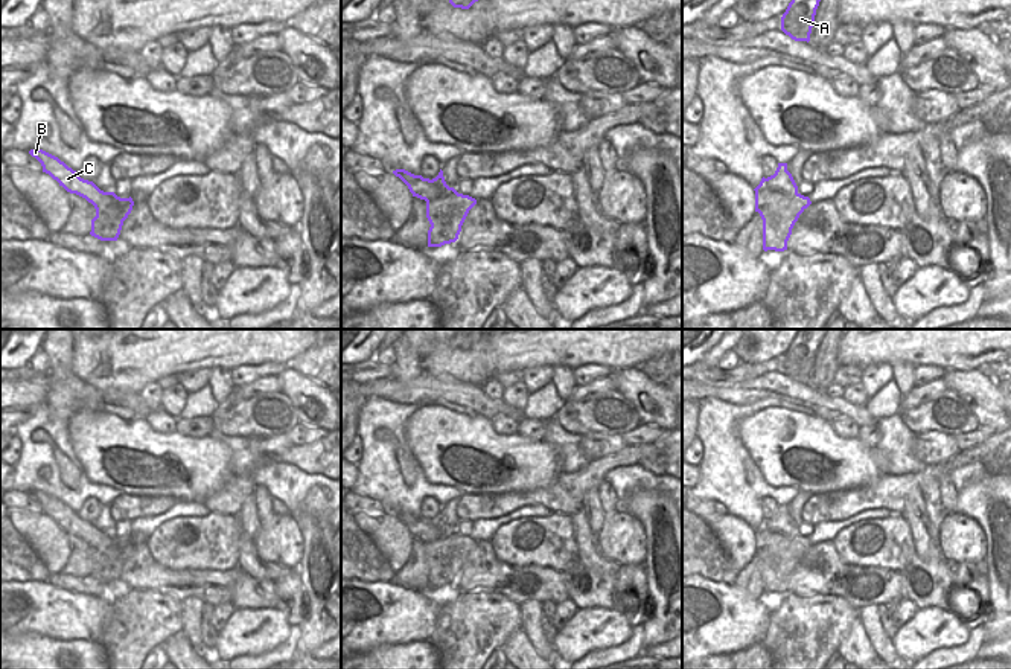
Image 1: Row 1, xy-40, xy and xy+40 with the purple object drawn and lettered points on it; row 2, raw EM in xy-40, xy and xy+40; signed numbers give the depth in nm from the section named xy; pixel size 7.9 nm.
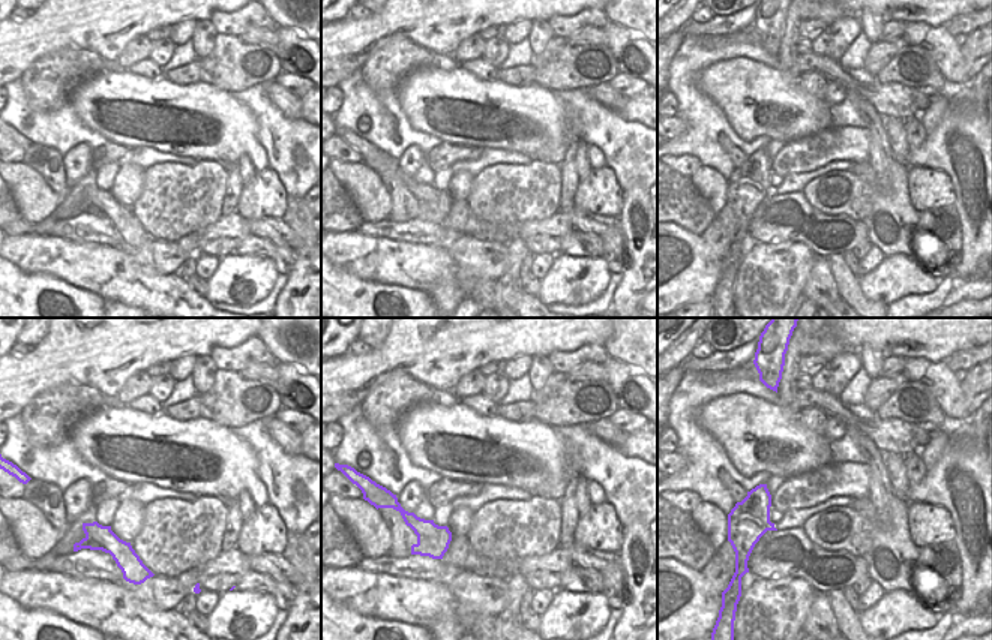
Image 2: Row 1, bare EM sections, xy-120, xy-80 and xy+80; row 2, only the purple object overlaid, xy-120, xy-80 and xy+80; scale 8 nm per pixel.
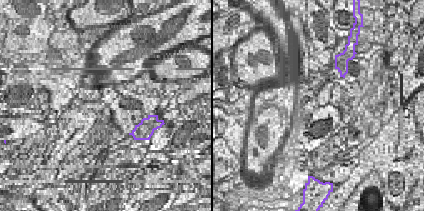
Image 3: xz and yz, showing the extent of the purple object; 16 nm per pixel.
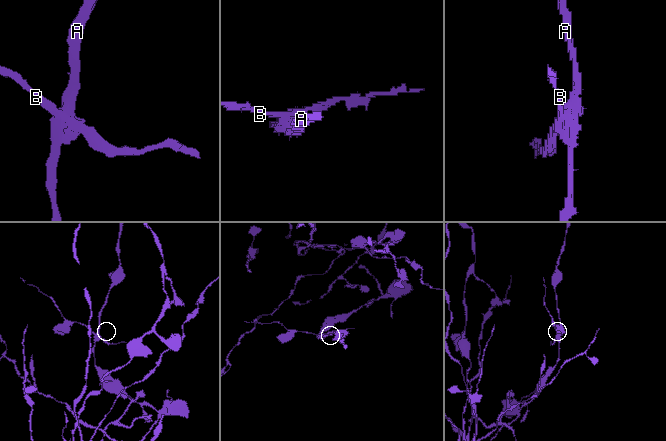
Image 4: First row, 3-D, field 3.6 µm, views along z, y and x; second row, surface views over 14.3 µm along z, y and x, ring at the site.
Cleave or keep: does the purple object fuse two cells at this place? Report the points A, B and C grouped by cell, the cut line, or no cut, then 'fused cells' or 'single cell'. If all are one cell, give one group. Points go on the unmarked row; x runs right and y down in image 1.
groups A / B C; cut xy-40 (95, 546), (99, 550), (107, 550), (111, 546), (124, 561); fused cells

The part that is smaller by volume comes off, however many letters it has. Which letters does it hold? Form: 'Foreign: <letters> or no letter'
Foreign: B, C

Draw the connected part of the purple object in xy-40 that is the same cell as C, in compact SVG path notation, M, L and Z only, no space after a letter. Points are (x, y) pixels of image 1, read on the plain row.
M30 491L29 495L41 504L43 514L56 521L67 533L85 539L99 552L107 552L113 546L123 561L131 555L134 547L131 538L120 539L114 533L100 532L93 523L81 520L76 512L43 491Z

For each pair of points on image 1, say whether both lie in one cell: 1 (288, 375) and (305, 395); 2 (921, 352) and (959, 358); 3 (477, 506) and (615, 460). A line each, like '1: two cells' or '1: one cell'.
1: one cell
2: one cell
3: one cell

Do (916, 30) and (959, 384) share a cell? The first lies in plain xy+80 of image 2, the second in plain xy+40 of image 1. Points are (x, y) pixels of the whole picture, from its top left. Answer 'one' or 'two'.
one

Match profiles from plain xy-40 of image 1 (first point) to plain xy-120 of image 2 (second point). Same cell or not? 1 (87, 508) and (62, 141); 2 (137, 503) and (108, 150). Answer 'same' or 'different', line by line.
1: different
2: same

